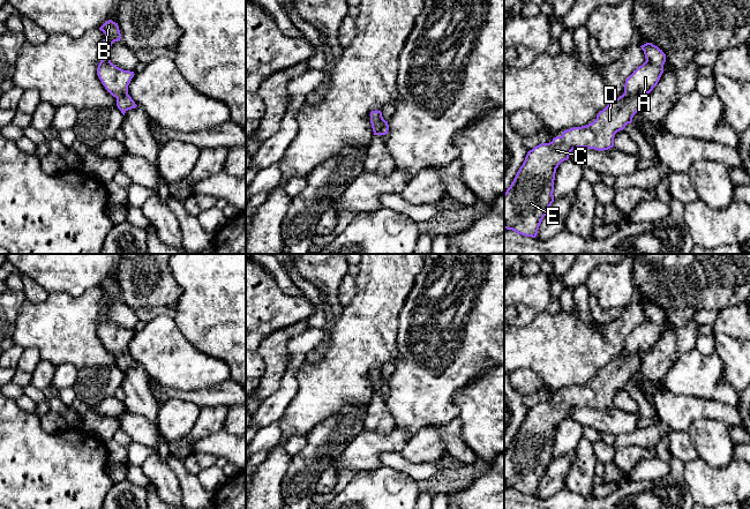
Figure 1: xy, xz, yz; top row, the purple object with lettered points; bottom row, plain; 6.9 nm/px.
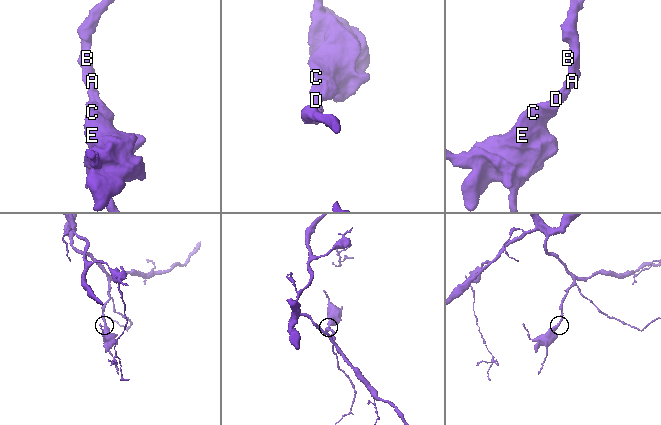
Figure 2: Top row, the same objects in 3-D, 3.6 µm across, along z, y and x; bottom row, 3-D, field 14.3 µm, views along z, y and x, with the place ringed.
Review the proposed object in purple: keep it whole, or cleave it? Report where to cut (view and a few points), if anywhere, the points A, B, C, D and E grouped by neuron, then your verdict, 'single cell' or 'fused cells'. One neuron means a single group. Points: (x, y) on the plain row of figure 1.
no cut | A B C D E | single cell

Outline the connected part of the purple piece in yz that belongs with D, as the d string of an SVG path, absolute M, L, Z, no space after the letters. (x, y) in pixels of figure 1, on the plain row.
M646 301L640 306L644 309L646 320L625 338L622 354L612 359L600 369L593 381L567 388L561 395L554 396L552 401L541 402L527 411L523 424L504 451L504 487L535 496L548 466L554 461L554 439L558 424L568 419L570 411L577 406L599 410L613 406L615 392L632 381L633 374L640 367L642 357L658 343L666 321L666 313L652 301Z

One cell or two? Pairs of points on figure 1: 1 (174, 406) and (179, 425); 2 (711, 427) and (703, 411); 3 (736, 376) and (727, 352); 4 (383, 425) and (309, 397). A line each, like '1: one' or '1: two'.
1: one
2: two
3: one
4: two

